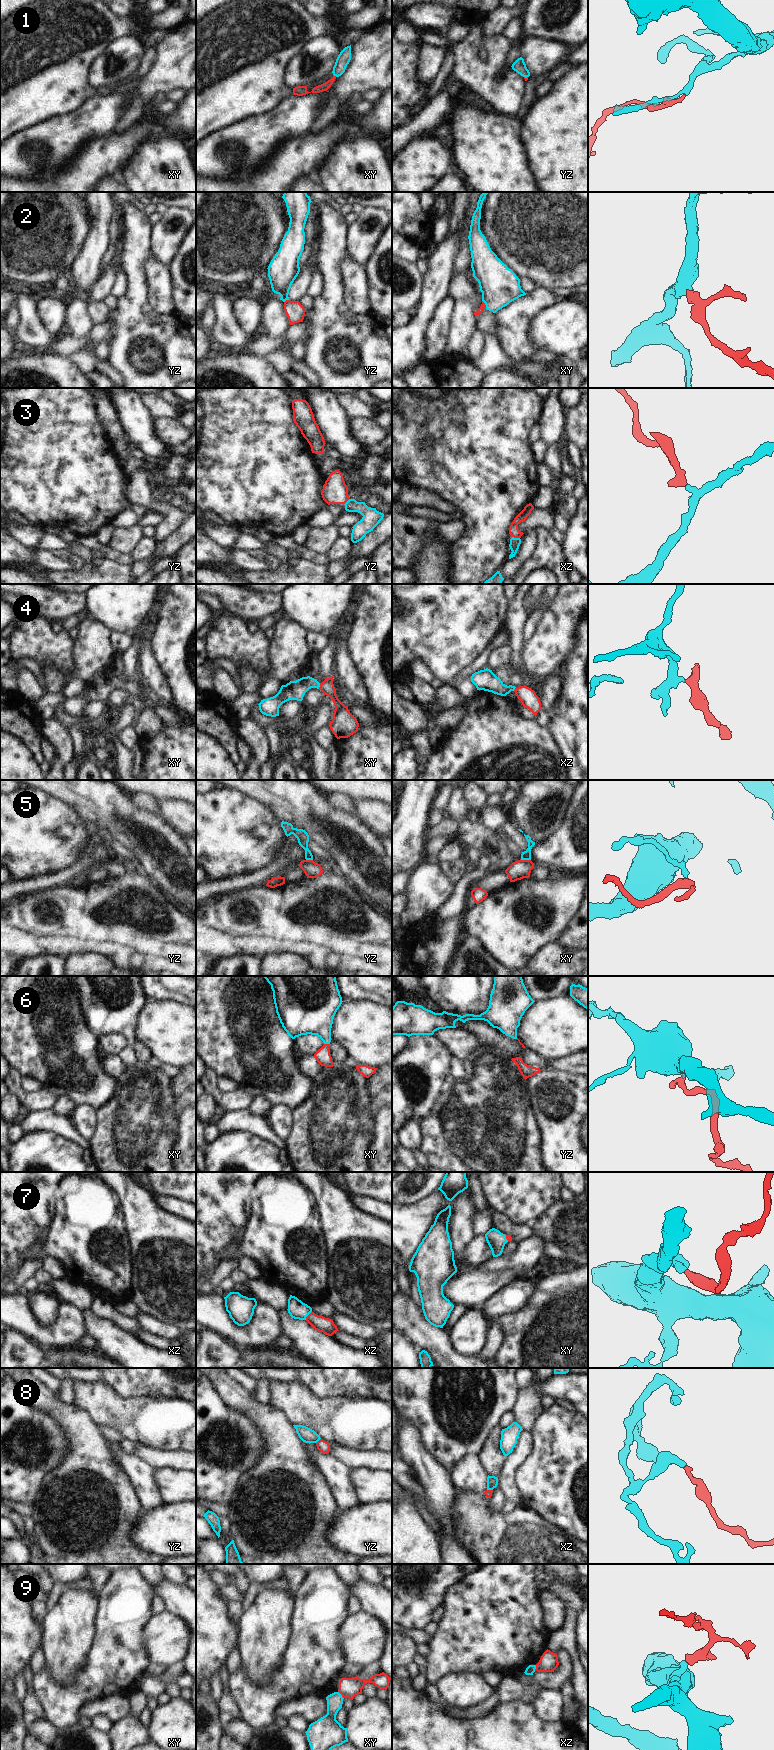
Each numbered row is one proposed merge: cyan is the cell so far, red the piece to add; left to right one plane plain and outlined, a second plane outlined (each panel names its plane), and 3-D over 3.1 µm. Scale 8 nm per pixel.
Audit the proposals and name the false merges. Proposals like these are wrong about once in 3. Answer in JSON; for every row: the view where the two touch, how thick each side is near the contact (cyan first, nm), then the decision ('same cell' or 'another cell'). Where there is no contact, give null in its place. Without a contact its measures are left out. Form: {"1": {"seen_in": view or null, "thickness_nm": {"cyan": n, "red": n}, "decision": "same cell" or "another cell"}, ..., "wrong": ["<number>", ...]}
{"1": {"seen_in": "xy", "thickness_nm": {"cyan": 110, "red": 70}, "decision": "same cell"}, "2": {"seen_in": "xy", "thickness_nm": {"cyan": 300, "red": 50}, "decision": "same cell"}, "3": {"seen_in": "xz", "thickness_nm": {"cyan": 80, "red": 80}, "decision": "same cell"}, "4": {"seen_in": "xy", "thickness_nm": {"cyan": 160, "red": 110}, "decision": "same cell"}, "5": {"seen_in": "xy", "thickness_nm": {"cyan": 80, "red": 150}, "decision": "another cell"}, "6": {"seen_in": "xy", "thickness_nm": {"cyan": 320, "red": 120}, "decision": "same cell"}, "7": {"seen_in": "xz", "thickness_nm": {"cyan": 150, "red": 120}, "decision": "same cell"}, "8": {"seen_in": "yz", "thickness_nm": {"cyan": 120, "red": 90}, "decision": "another cell"}, "9": {"seen_in": "xy", "thickness_nm": {"cyan": 140, "red": 160}, "decision": "another cell"}, "wrong": ["5", "8", "9"]}

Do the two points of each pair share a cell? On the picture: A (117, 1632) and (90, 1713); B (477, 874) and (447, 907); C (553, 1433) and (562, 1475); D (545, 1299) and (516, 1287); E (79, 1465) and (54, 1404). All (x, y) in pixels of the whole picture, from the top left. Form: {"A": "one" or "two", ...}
{"A": "two", "B": "one", "C": "one", "D": "two", "E": "one"}

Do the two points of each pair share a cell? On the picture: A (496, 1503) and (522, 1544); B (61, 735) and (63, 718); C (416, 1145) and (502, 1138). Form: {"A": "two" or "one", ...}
{"A": "two", "B": "two", "C": "two"}

